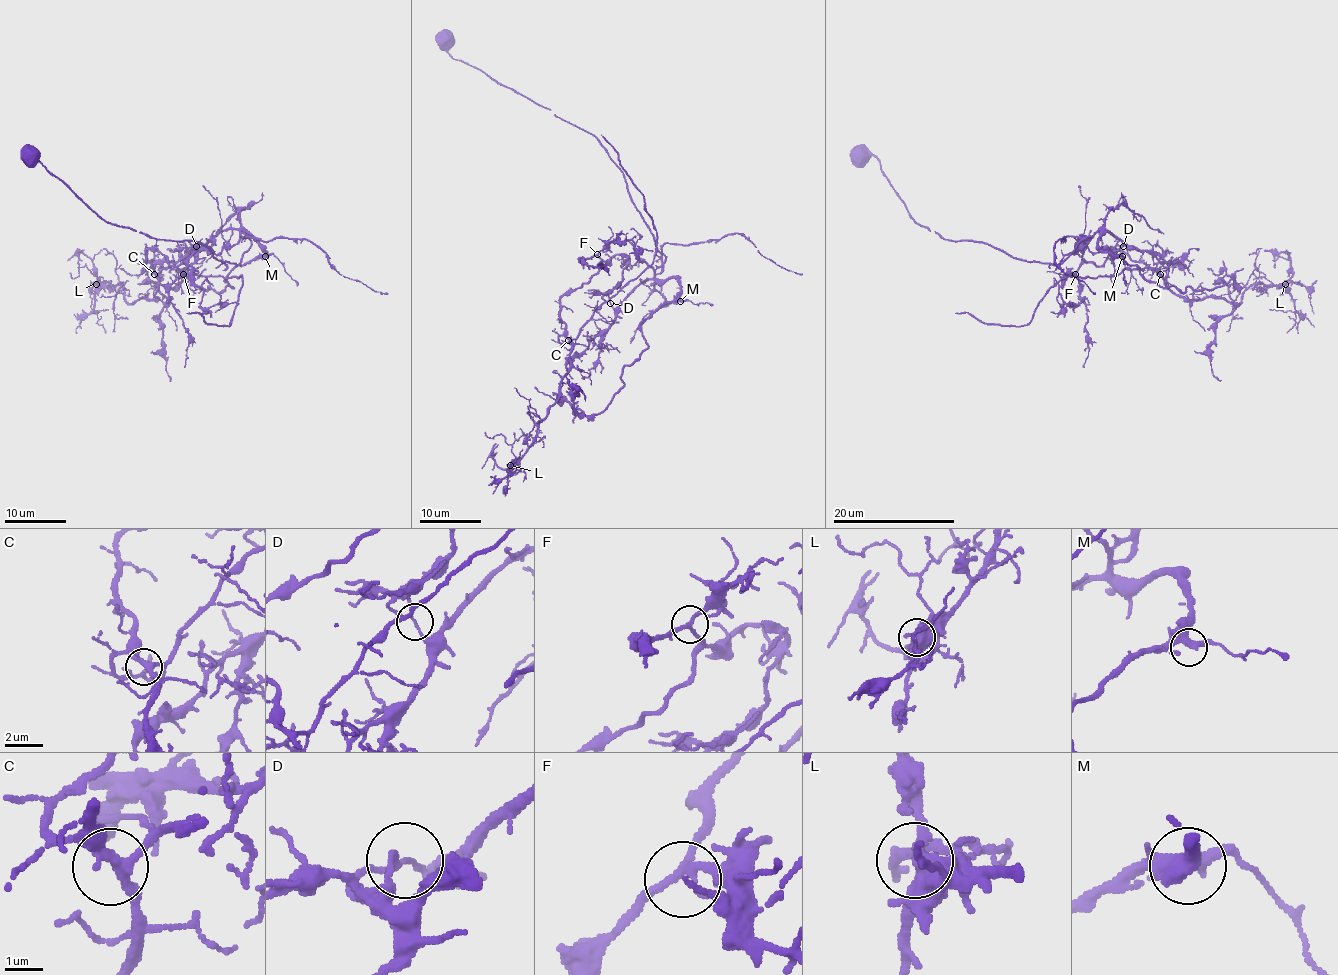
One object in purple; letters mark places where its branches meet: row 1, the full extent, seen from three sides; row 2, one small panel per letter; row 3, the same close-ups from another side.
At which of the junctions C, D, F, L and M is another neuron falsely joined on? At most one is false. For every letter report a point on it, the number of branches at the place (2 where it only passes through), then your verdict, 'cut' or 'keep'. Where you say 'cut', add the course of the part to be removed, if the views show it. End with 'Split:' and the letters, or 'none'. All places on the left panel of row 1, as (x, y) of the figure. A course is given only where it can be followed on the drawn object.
C: at (154, 274); 3 branches meet; keep
D: at (196, 246); 3 branches meet; cut; foreign part runs (195, 245), (214, 242), (177, 265), (145, 261), (243, 287), (229, 326), (186, 313)
F: at (183, 274); 3 branches meet; keep
L: at (96, 284); 3 branches meet; keep
M: at (265, 256); 3 branches meet; keep
Split: D

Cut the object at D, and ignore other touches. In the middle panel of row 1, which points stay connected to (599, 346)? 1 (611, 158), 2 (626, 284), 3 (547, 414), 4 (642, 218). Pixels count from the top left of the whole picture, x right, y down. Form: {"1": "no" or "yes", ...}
{"1": "yes", "2": "no", "3": "no", "4": "yes"}

